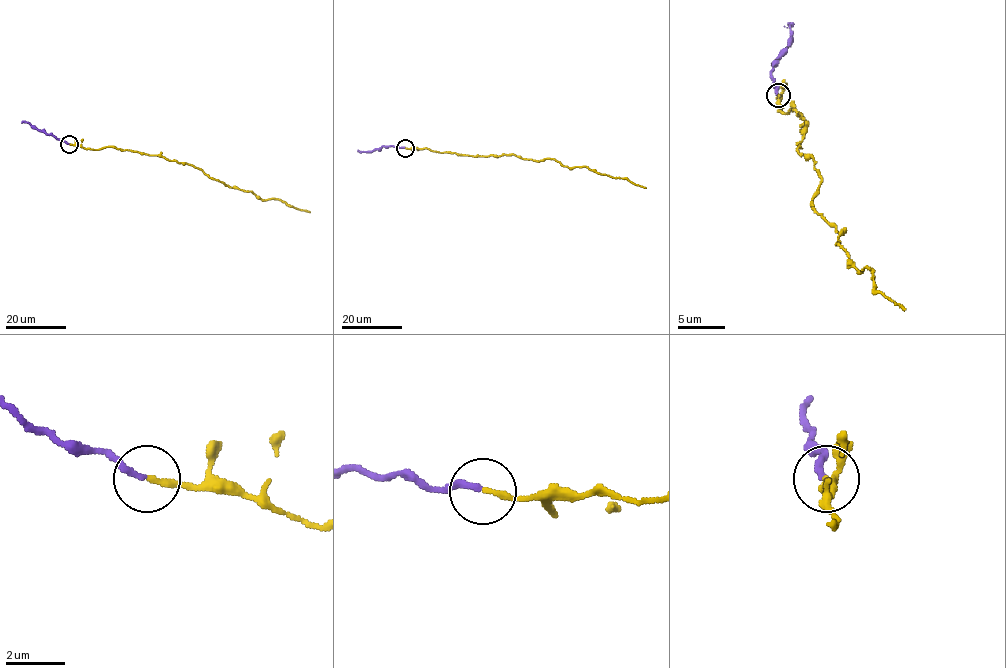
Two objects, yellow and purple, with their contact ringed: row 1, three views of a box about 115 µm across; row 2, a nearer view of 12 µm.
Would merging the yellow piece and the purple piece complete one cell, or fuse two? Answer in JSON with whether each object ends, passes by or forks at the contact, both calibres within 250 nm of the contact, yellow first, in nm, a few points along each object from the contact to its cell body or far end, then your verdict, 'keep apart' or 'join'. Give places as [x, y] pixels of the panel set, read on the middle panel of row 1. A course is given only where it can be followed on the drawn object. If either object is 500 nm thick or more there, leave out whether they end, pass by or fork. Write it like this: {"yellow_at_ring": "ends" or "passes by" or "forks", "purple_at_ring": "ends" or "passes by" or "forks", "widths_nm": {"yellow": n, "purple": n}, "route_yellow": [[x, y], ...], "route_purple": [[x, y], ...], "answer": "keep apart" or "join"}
{"yellow_at_ring": "ends", "purple_at_ring": "ends", "widths_nm": {"yellow": 190, "purple": 200}, "route_yellow": [[405, 148], [476, 156], [513, 154], [536, 161], [553, 158], [564, 166], [585, 166], [645, 188]], "route_purple": [[404, 148], [382, 146], [370, 151], [358, 149]], "answer": "keep apart"}

